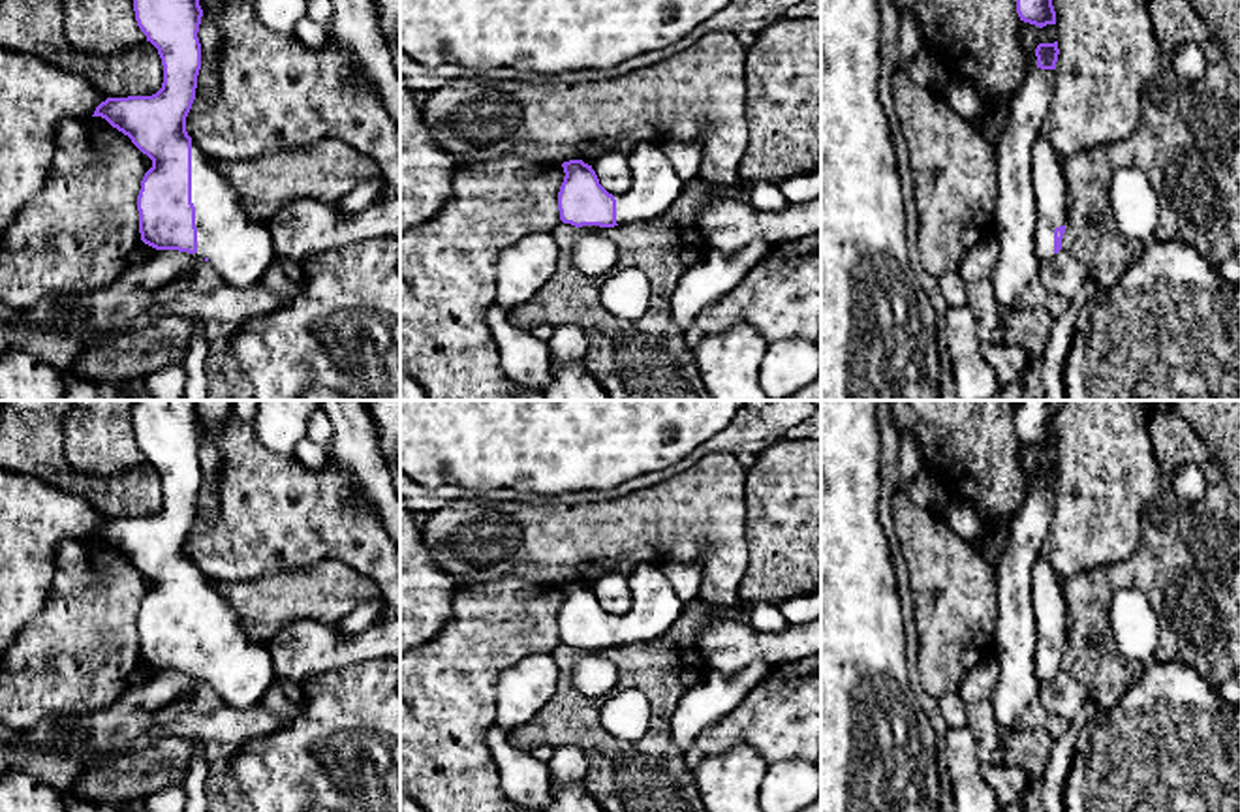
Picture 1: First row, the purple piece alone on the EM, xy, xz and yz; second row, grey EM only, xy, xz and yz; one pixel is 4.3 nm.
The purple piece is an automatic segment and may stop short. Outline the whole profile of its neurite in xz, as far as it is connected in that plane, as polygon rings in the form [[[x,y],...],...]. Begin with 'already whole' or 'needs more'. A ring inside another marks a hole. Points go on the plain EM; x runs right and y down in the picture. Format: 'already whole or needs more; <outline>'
needs more; [[[639,566],[629,575],[633,605],[624,615],[609,615],[582,581],[562,585],[564,603],[558,613],[558,632],[564,645],[575,648],[614,648],[665,635],[678,620],[684,601],[658,566]]]

